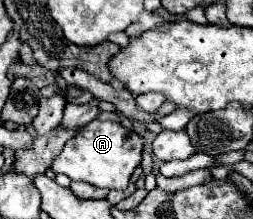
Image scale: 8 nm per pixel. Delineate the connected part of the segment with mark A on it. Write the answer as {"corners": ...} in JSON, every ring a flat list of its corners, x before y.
{"corners":[[93,120,87,126,83,126,83,130,77,130,71,142,63,146,61,154,51,162,51,170,55,174,67,174,71,180,89,182,97,188,125,190,133,170,141,162,141,150,143,138,139,134,129,132,125,126,117,122]]}

